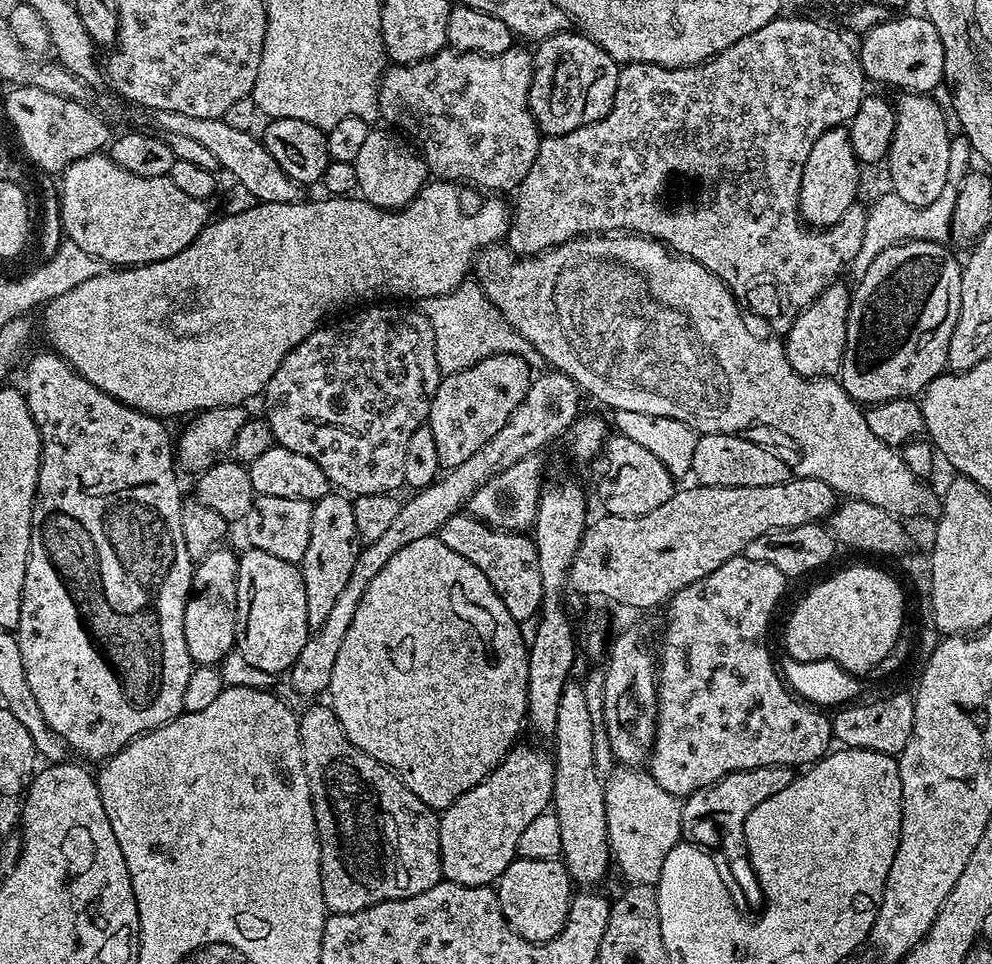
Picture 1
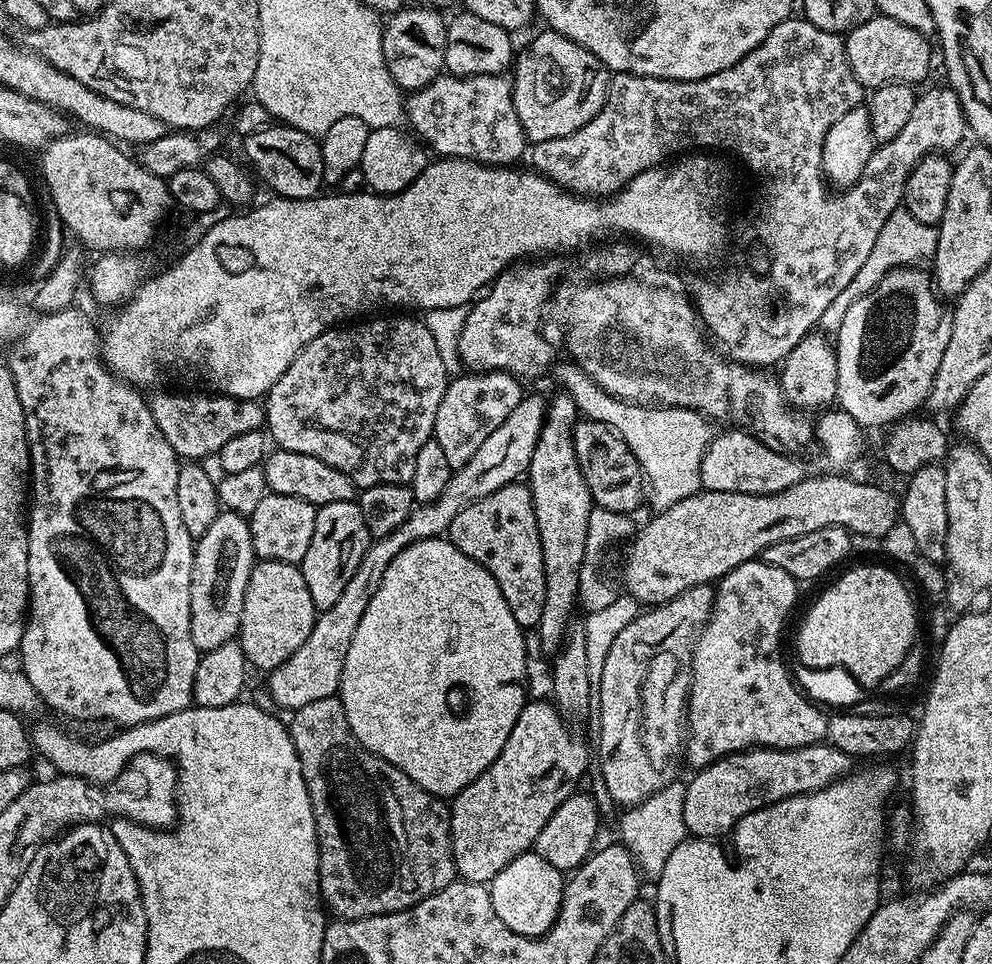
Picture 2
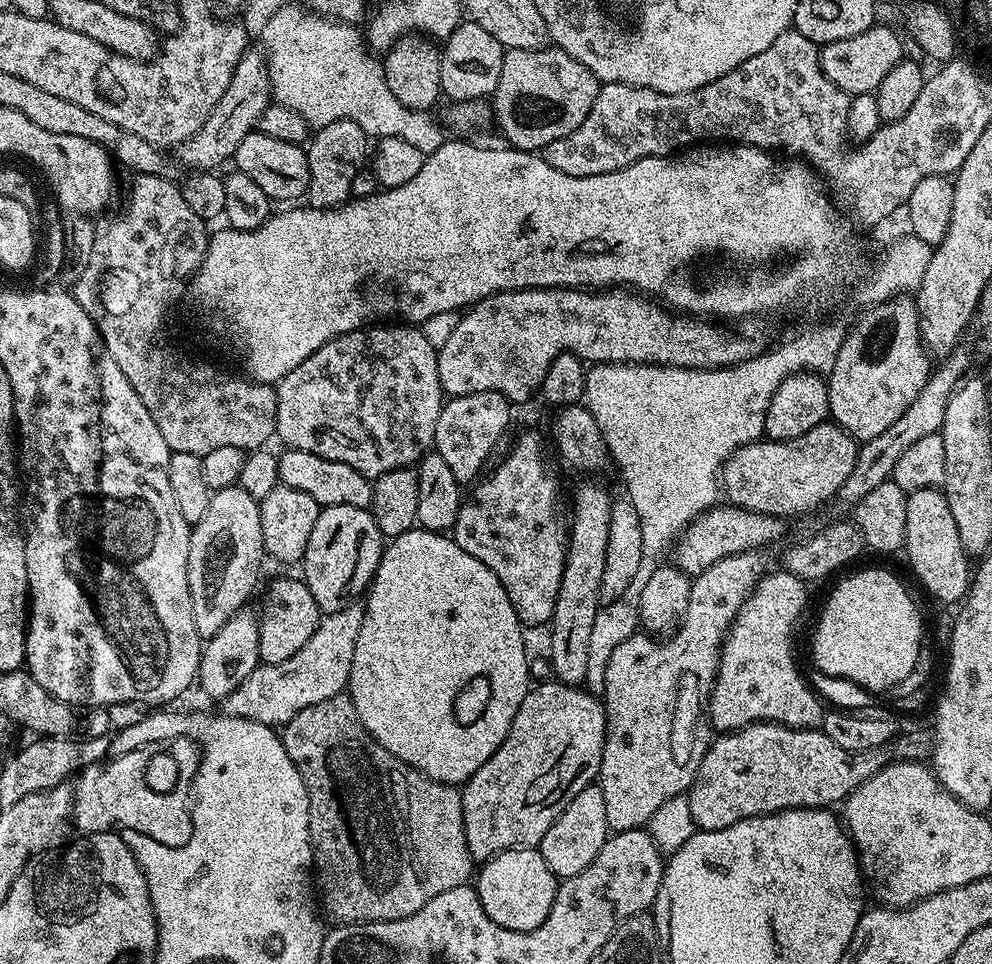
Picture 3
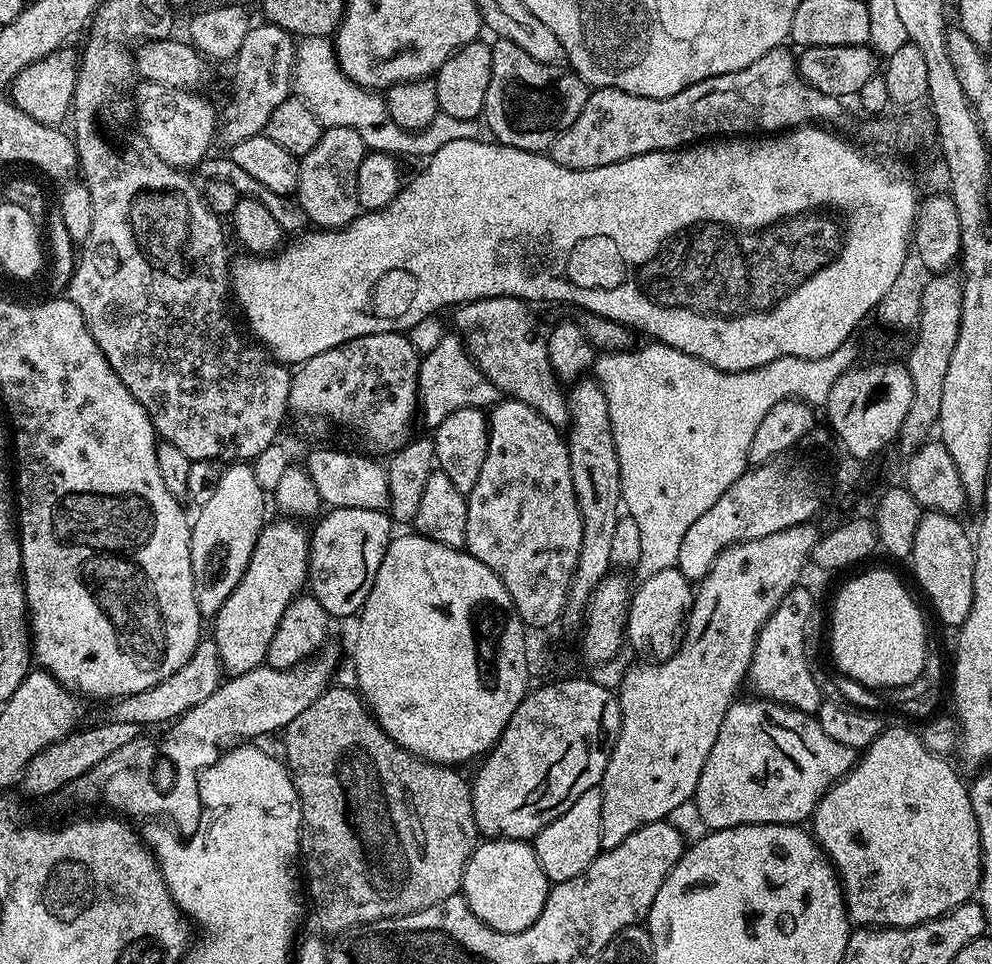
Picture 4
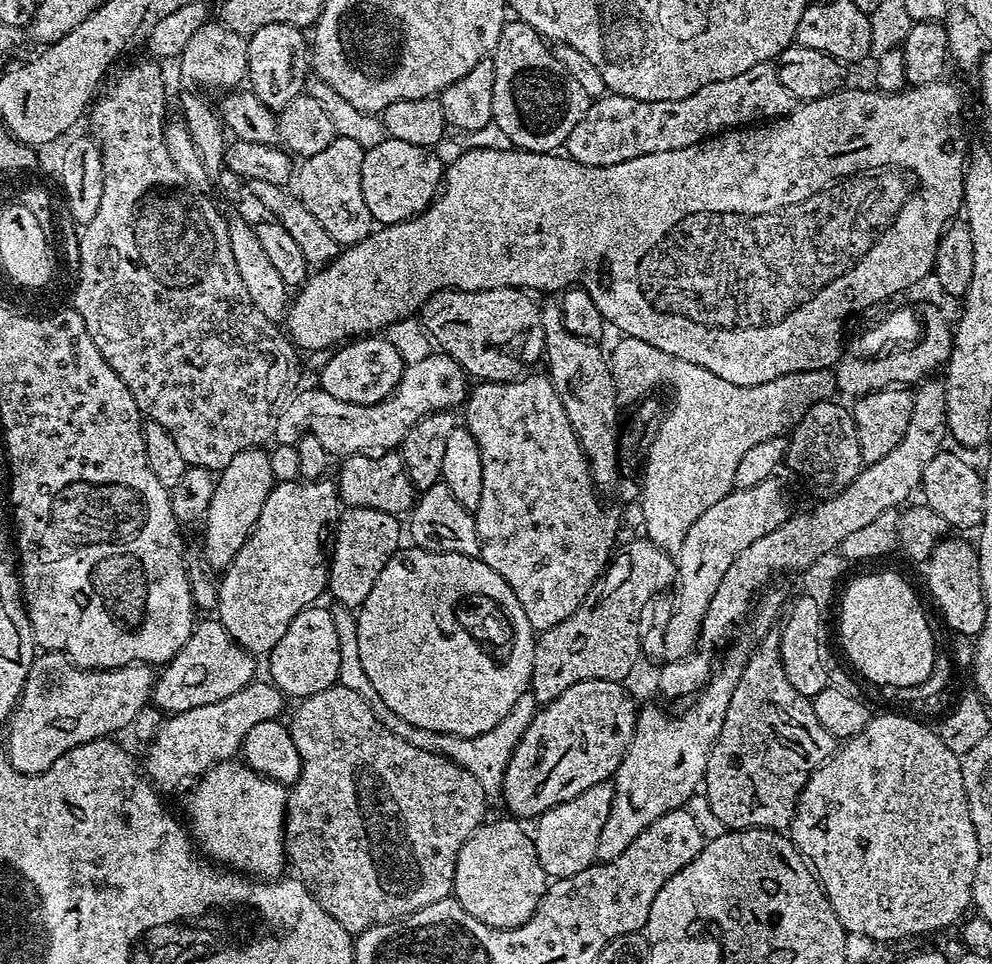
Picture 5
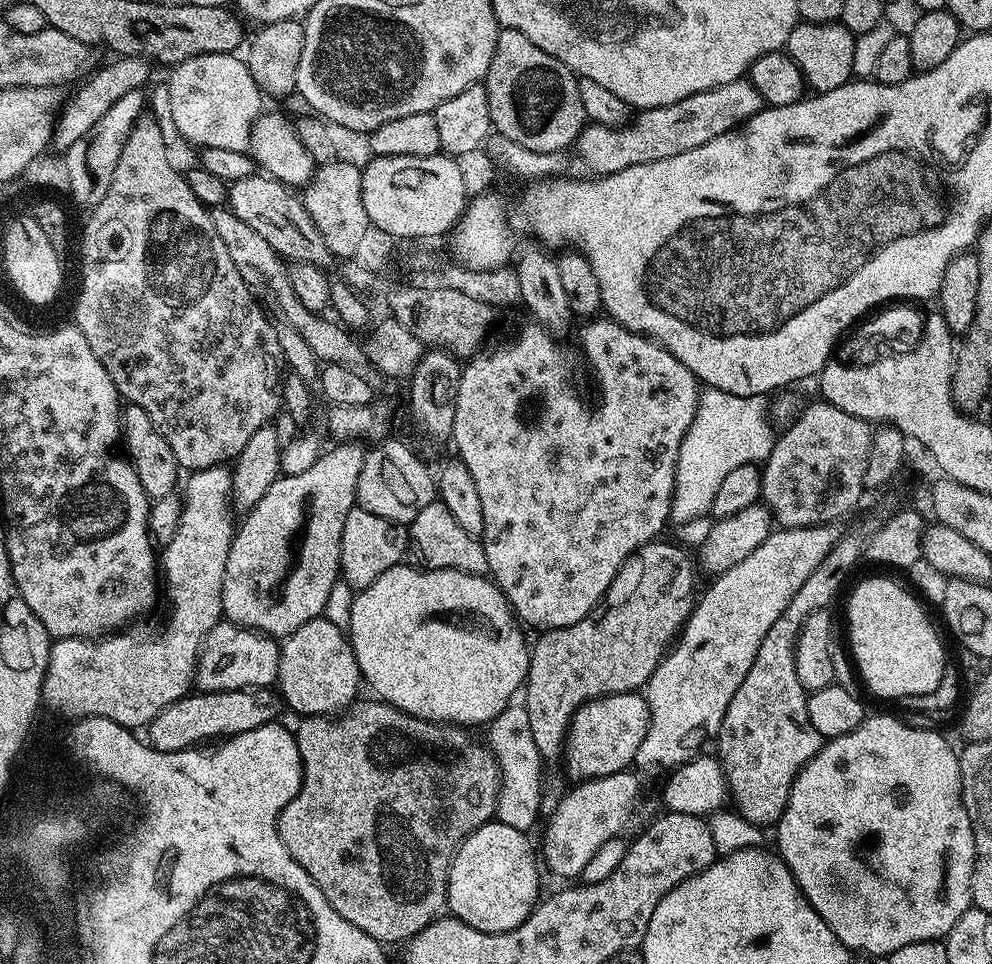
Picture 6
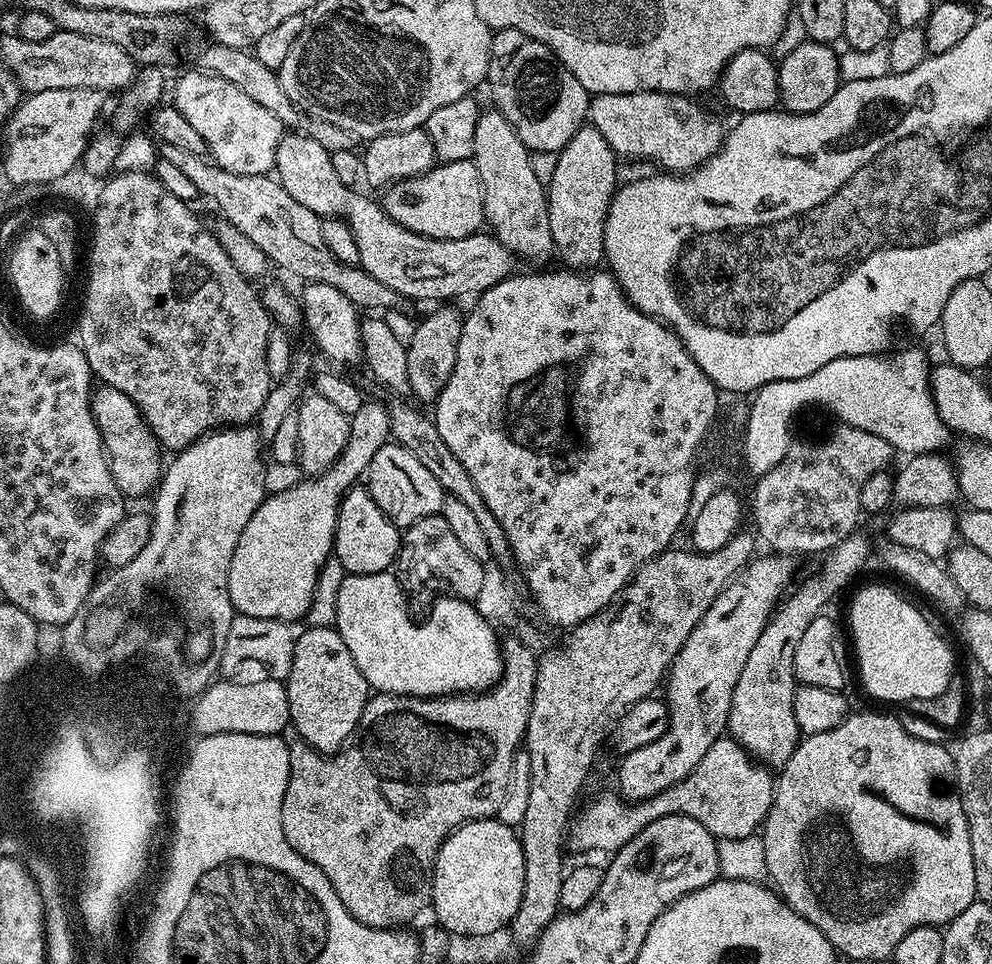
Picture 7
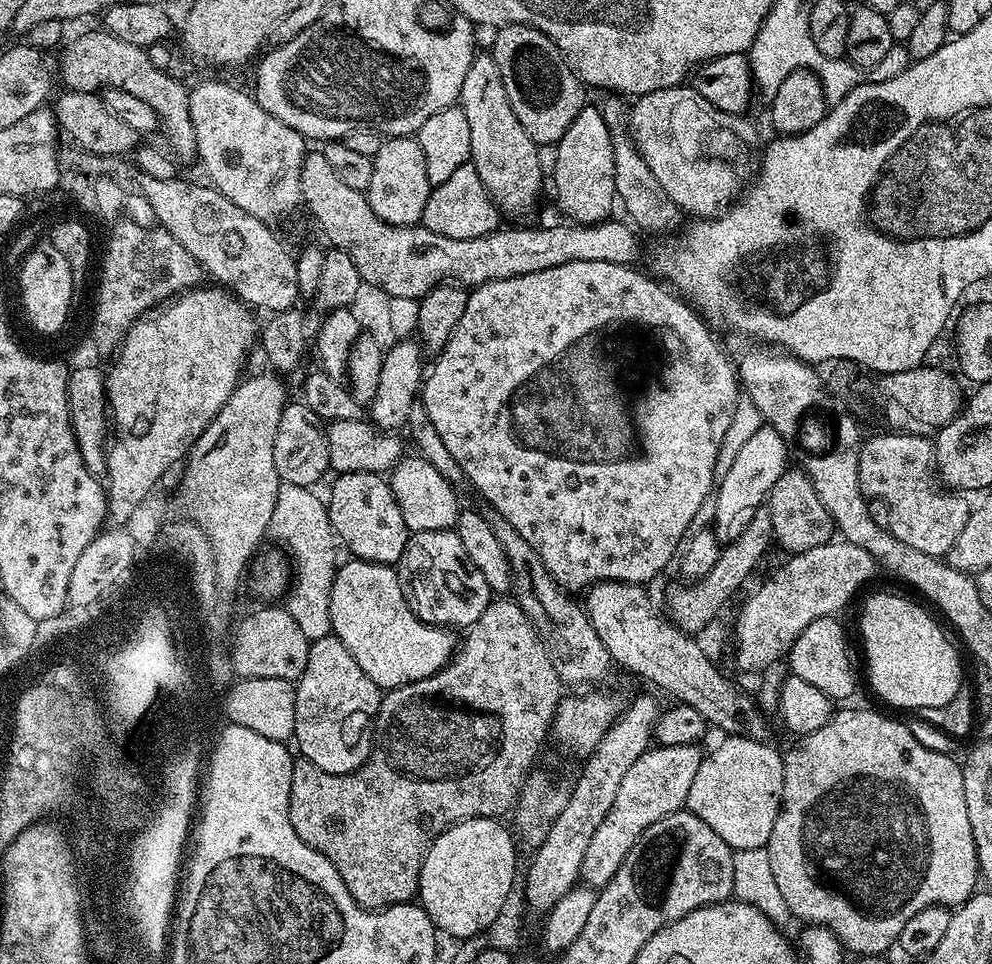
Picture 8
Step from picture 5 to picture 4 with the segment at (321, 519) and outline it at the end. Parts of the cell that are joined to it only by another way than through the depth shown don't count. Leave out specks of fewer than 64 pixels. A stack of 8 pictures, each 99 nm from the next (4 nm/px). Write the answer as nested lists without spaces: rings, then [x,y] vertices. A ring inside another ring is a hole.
[[[276,518],[276,521],[265,523],[260,532],[258,542],[254,546],[254,554],[250,558],[250,566],[246,566],[246,574],[242,574],[242,582],[226,598],[222,610],[214,617],[216,634],[214,641],[220,655],[220,664],[228,676],[246,674],[246,670],[261,667],[268,659],[270,642],[282,622],[282,614],[286,614],[286,606],[305,591],[308,582],[308,541],[309,533],[304,532],[305,525],[291,518]]]

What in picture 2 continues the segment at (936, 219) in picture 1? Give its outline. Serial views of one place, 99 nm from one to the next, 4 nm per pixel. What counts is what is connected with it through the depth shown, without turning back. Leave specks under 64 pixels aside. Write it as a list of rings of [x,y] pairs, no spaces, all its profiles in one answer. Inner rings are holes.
[[[897,210],[894,214],[890,214],[890,218],[886,218],[886,226],[882,226],[873,248],[870,249],[870,254],[866,257],[866,263],[858,269],[858,274],[854,274],[852,281],[835,296],[834,302],[830,302],[830,307],[823,312],[818,325],[819,331],[824,334],[839,332],[842,318],[846,318],[846,310],[850,310],[850,306],[854,306],[854,302],[858,302],[862,294],[874,290],[874,286],[878,286],[878,282],[890,270],[911,268],[931,261],[937,246],[938,234],[933,225],[918,222],[918,218],[914,218],[914,214],[910,214],[907,210]]]

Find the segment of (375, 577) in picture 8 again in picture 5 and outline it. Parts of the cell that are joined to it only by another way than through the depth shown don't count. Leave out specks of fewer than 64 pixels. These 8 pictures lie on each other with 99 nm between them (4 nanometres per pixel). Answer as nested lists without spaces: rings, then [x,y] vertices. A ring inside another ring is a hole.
[[[404,546],[393,552],[391,558],[382,566],[378,578],[374,578],[374,586],[370,586],[370,594],[360,603],[355,613],[358,632],[359,657],[362,667],[366,672],[370,683],[377,690],[382,702],[410,726],[421,727],[423,730],[441,732],[444,735],[456,735],[459,737],[473,737],[485,734],[493,730],[498,722],[510,711],[521,695],[529,691],[532,682],[532,663],[534,662],[534,650],[536,649],[536,636],[534,629],[522,614],[522,606],[518,606],[518,598],[506,586],[502,574],[494,574],[490,566],[481,560],[479,556],[467,556],[466,554],[450,554],[449,552],[427,552],[424,548]]]

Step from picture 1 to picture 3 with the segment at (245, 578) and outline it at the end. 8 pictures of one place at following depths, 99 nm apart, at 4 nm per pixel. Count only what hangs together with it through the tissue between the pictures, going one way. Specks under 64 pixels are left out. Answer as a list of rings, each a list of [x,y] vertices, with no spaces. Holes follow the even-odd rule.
[[[280,576],[268,588],[264,596],[264,605],[258,608],[260,629],[258,630],[258,650],[263,663],[286,662],[290,654],[302,650],[310,634],[318,626],[321,618],[318,602],[314,602],[314,594],[304,584],[303,579],[292,576]]]

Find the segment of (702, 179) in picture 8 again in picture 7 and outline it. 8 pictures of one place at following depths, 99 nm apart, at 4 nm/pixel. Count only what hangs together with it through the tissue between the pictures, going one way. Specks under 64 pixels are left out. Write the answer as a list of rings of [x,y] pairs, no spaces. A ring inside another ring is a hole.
[[[627,92],[626,94],[602,94],[596,96],[588,106],[588,120],[591,127],[597,128],[602,134],[602,138],[606,138],[606,142],[610,142],[610,146],[615,150],[617,157],[624,158],[629,156],[632,160],[657,160],[661,164],[663,171],[668,174],[691,174],[696,167],[704,164],[710,157],[715,156],[716,152],[724,142],[726,128],[723,128],[716,120],[711,120],[698,105],[695,104],[695,99],[687,96],[671,96],[669,92],[637,92],[635,94]]]

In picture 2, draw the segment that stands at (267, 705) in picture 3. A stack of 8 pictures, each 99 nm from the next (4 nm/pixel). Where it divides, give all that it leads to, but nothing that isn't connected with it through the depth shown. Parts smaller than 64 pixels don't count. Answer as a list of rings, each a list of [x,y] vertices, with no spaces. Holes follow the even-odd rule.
[[[525,395],[518,406],[514,406],[506,422],[502,422],[502,426],[498,426],[482,446],[478,446],[474,458],[453,471],[450,482],[446,482],[446,490],[442,490],[438,499],[413,507],[410,518],[406,518],[398,530],[390,530],[390,534],[377,536],[369,543],[366,554],[362,554],[362,562],[358,562],[358,570],[354,570],[350,582],[346,582],[346,590],[342,590],[338,602],[317,615],[310,638],[306,638],[306,642],[302,642],[302,646],[282,662],[282,666],[267,673],[268,692],[278,707],[295,710],[339,693],[342,666],[346,666],[346,654],[354,639],[354,630],[358,630],[358,622],[362,622],[362,614],[366,614],[366,606],[370,606],[370,598],[374,598],[380,579],[386,574],[386,566],[390,566],[406,546],[443,537],[450,522],[454,522],[466,506],[478,502],[478,498],[486,498],[486,494],[494,494],[494,490],[502,490],[502,486],[517,483],[527,473],[530,458],[534,458],[534,446],[538,446],[538,434],[542,434],[545,407],[545,397]]]

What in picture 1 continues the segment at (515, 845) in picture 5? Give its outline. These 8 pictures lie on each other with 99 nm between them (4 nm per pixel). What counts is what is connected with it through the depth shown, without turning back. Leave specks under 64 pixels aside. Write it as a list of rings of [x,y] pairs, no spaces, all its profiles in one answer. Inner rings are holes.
[[[517,858],[506,866],[504,873],[498,881],[498,895],[502,914],[507,918],[512,928],[527,940],[533,940],[535,944],[541,944],[552,940],[562,930],[562,926],[568,917],[568,907],[572,904],[574,895],[574,881],[568,874],[568,867],[564,865],[563,859],[554,860],[525,860]]]

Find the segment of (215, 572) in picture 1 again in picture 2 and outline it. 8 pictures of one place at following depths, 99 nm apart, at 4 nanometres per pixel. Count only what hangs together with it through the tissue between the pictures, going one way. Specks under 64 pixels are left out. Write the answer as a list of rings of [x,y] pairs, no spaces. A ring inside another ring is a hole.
[[[221,510],[218,518],[214,518],[210,530],[206,530],[206,534],[202,534],[195,541],[190,582],[190,638],[194,638],[194,646],[202,654],[218,650],[218,646],[231,644],[239,637],[242,606],[246,598],[246,582],[250,582],[252,568],[257,562],[254,542],[250,538],[248,517],[240,516],[236,512]]]

